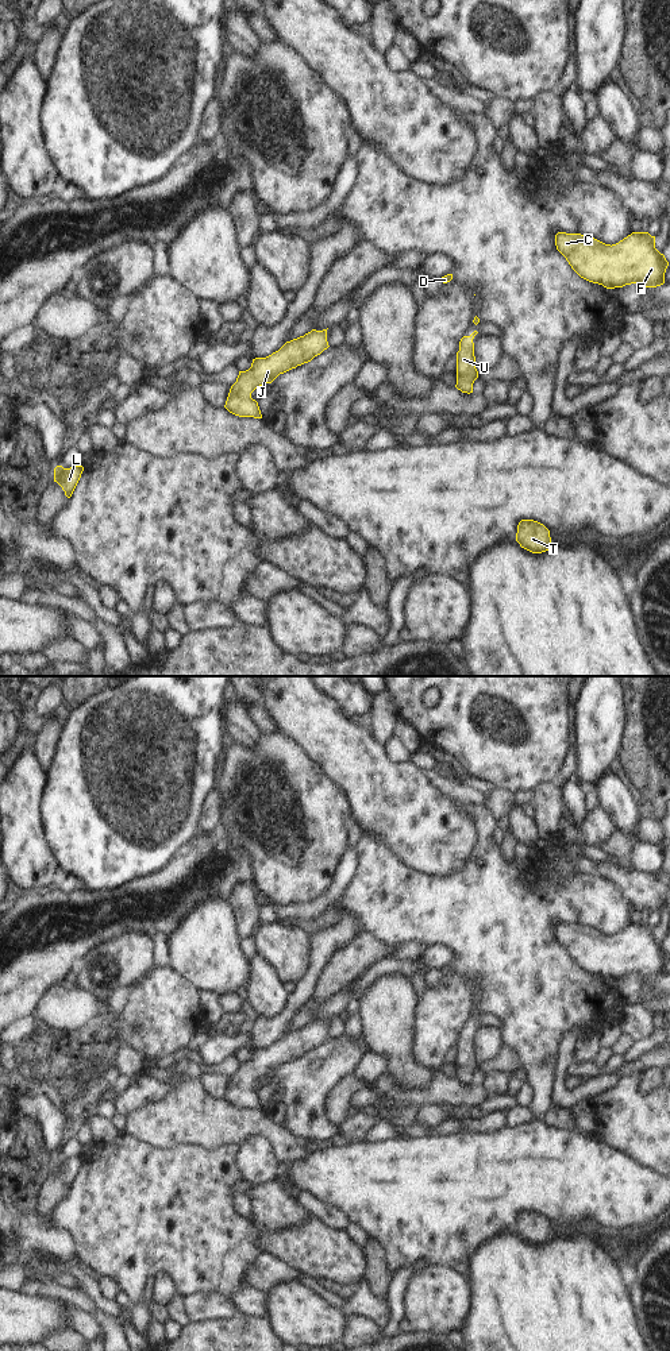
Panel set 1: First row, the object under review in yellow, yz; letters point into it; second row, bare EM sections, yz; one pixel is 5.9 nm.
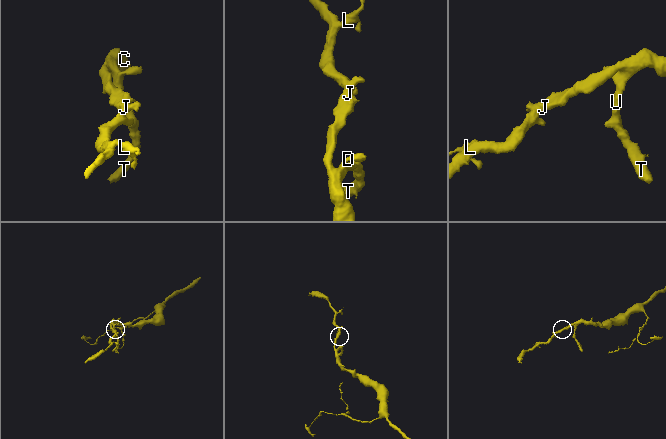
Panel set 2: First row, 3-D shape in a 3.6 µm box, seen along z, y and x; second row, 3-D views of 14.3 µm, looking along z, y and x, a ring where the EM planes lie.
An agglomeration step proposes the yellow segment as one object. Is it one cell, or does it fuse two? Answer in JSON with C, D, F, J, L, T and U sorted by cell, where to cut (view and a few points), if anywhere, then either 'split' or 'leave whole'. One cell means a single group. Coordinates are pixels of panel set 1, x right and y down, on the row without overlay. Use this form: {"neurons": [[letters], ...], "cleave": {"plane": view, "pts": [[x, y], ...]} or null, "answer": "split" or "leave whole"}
{"neurons": [["C", "D", "F", "J", "L", "T", "U"]], "cleave": null, "answer": "leave whole"}

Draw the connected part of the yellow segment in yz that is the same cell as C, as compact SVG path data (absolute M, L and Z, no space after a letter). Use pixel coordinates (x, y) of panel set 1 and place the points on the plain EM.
M558 923L555 937L581 969L607 980L665 974L669 953L655 939L655 927L648 923L632 923L612 937L592 927Z

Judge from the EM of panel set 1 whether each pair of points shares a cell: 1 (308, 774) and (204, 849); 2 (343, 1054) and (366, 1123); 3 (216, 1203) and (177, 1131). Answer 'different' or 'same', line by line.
1: different
2: different
3: different

